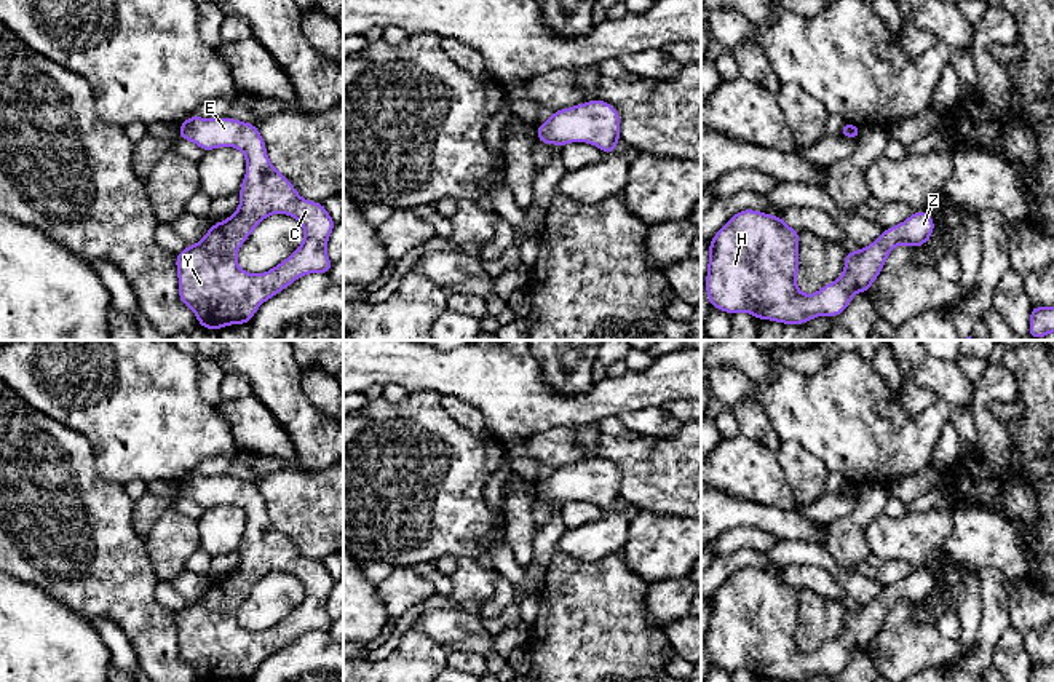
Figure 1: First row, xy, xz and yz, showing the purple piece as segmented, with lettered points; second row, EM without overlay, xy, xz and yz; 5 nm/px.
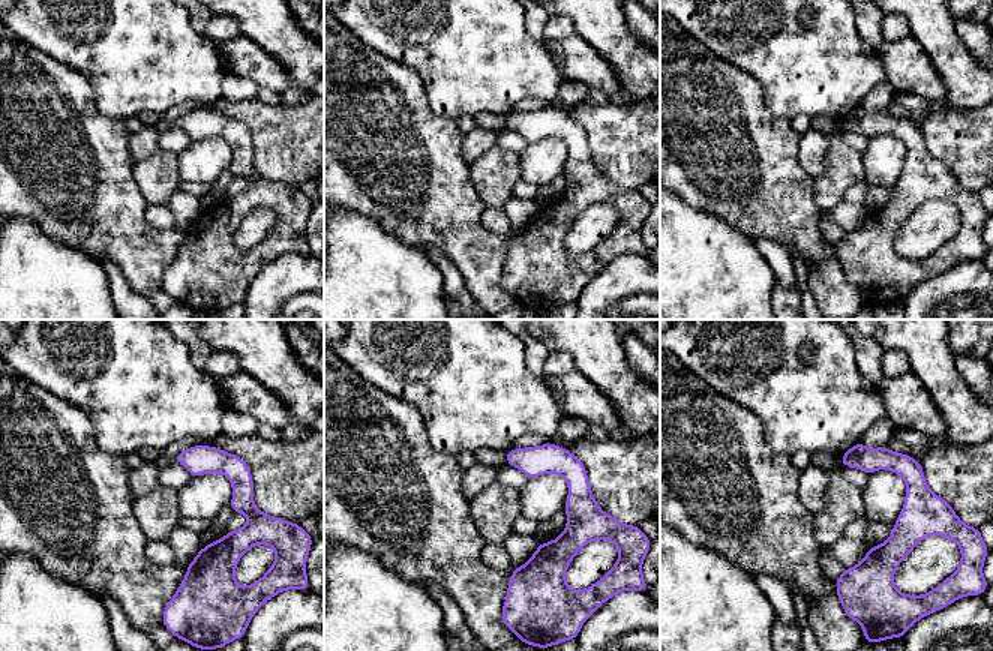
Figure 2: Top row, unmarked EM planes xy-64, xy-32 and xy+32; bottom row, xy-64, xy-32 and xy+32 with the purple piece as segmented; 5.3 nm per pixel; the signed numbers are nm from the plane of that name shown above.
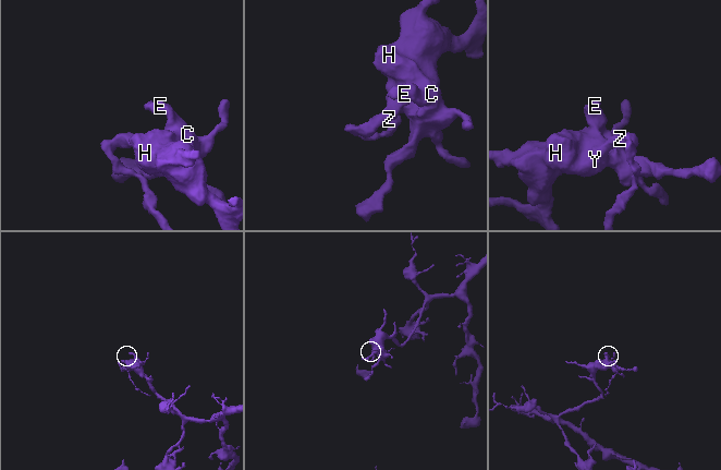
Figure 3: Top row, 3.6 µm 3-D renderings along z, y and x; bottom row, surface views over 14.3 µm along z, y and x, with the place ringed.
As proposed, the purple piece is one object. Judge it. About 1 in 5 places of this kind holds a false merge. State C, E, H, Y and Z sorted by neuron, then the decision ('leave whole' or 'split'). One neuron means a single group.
C E H Y Z; leave whole

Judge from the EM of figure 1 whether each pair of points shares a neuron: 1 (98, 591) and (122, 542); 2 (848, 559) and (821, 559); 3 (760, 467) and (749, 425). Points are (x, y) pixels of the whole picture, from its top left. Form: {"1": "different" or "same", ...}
{"1": "same", "2": "different", "3": "different"}

